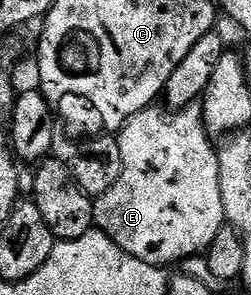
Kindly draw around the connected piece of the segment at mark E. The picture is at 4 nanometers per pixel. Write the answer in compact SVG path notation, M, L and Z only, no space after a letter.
M190 103L189 106L178 109L164 109L162 106L160 107L159 105L146 107L141 113L129 117L129 121L119 128L117 138L121 145L121 165L123 166L121 169L121 181L117 181L117 185L113 185L113 189L109 189L109 193L98 196L94 200L94 205L95 227L98 230L104 231L113 242L121 245L121 249L125 249L125 253L137 257L137 261L145 261L154 267L167 269L170 268L170 263L175 263L175 265L182 264L184 259L194 255L203 255L210 249L217 237L217 233L225 225L225 205L221 205L219 153L216 144L211 144L214 143L213 137L208 133L207 126L203 120L202 106L199 103Z

